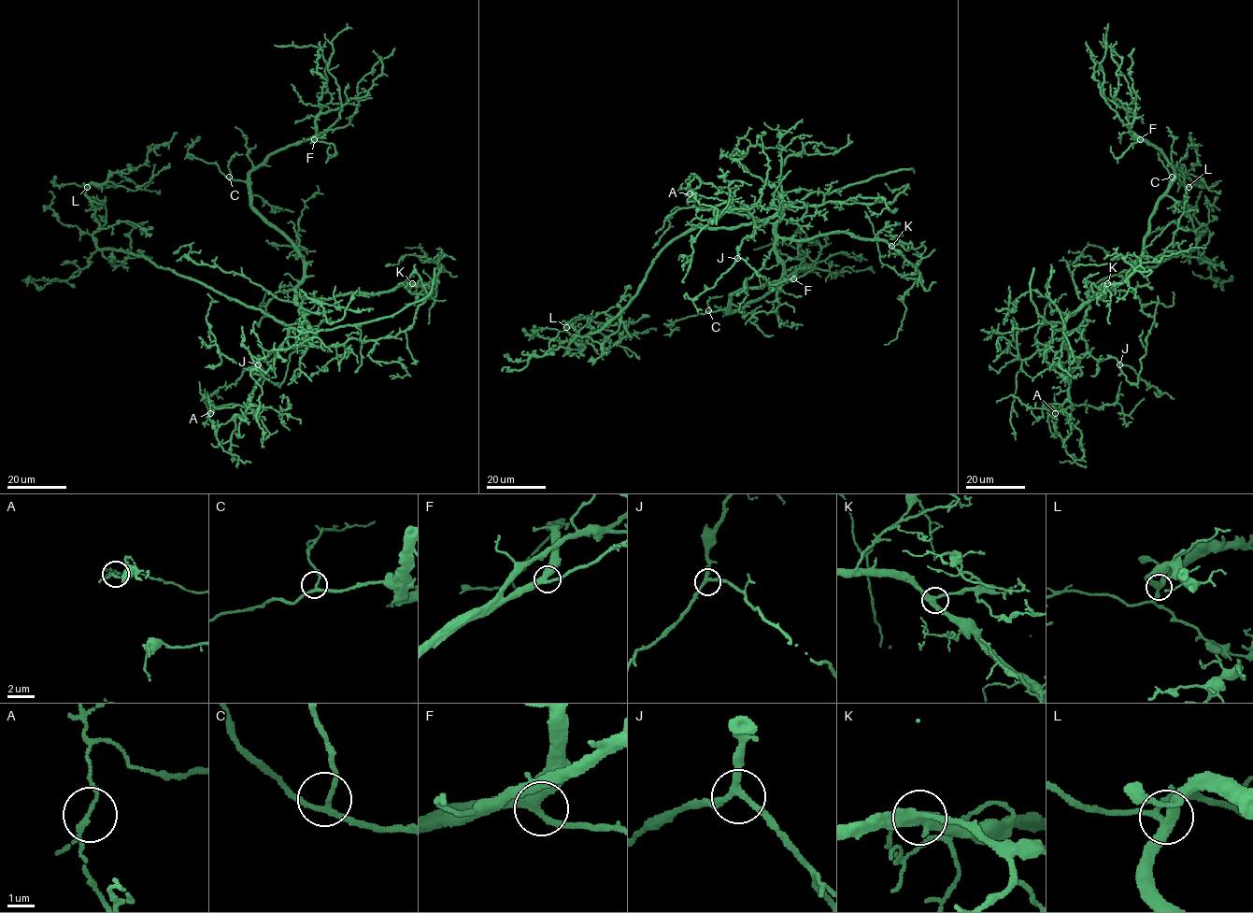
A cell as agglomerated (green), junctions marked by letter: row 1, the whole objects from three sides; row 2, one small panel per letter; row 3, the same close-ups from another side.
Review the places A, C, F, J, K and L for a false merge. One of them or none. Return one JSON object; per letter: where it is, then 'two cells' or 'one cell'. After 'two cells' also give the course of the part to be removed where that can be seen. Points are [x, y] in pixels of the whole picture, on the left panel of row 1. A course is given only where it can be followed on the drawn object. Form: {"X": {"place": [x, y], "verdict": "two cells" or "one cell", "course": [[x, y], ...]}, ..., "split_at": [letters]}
{"A": {"place": [210, 413], "verdict": "two cells", "course": [[209, 413], [209, 419], [219, 444], [225, 451], [239, 457], [237, 467]]}, "C": {"place": [229, 177], "verdict": "one cell"}, "F": {"place": [314, 139], "verdict": "one cell"}, "J": {"place": [258, 364], "verdict": "one cell"}, "K": {"place": [412, 283], "verdict": "one cell"}, "L": {"place": [87, 187], "verdict": "one cell"}, "split_at": ["A"]}

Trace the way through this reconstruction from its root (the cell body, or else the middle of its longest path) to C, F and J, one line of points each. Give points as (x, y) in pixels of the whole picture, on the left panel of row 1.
C: (302, 332), (307, 321), (298, 305), (296, 287), (303, 278), (303, 258), (250, 205), (249, 186), (229, 177)
F: (302, 332), (307, 321), (296, 287), (303, 258), (250, 205), (249, 174), (278, 150), (314, 139)
J: (302, 332), (291, 328), (275, 356), (269, 362), (258, 358), (258, 364)

